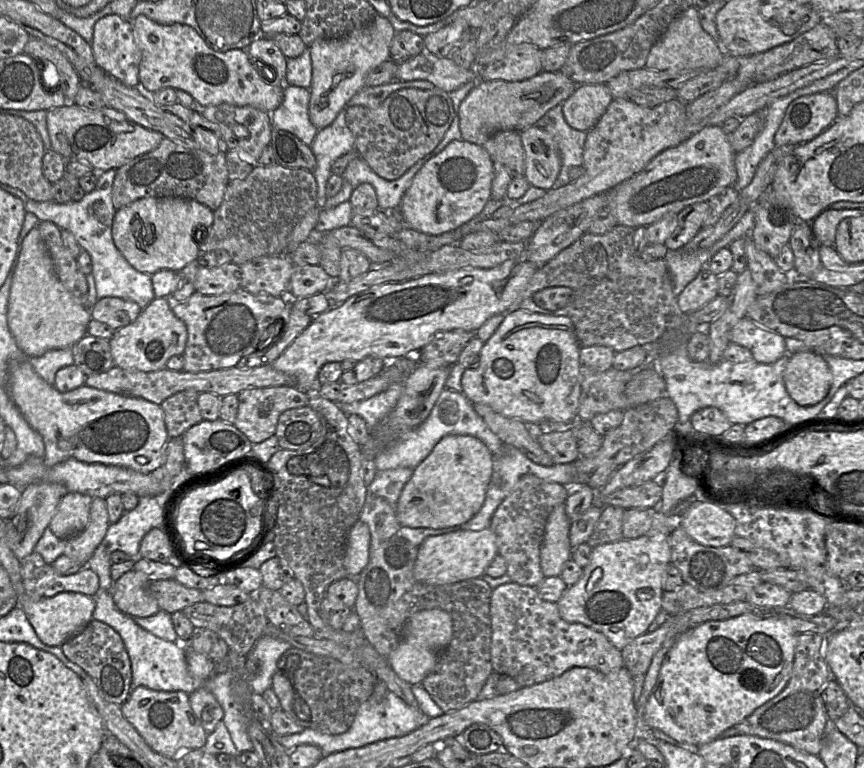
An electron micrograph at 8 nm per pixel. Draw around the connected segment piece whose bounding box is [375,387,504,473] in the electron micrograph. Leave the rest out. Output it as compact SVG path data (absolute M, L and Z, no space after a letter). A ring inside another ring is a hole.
M446 387L424 422L407 431L375 457L376 473L399 467L415 469L431 453L435 445L447 435L471 435L480 439L493 456L501 453L504 443L491 431L483 418L475 411L473 405L474 403L464 393Z

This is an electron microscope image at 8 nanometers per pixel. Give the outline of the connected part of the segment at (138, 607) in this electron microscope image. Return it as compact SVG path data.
M134 569L123 574L112 588L116 607L131 617L150 617L160 611L156 598L149 590L149 579Z

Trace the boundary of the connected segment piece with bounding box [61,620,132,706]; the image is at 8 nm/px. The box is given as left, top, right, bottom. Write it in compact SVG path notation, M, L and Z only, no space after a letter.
M92 620L85 628L65 642L61 649L71 662L81 667L94 680L100 694L108 702L122 706L127 701L132 692L131 661L121 636L112 627L103 622Z

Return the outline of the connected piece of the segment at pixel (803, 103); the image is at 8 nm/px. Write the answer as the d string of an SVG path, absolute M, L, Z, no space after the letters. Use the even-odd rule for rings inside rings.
M832 91L804 95L793 100L775 133L776 147L811 141L836 119L837 102Z

